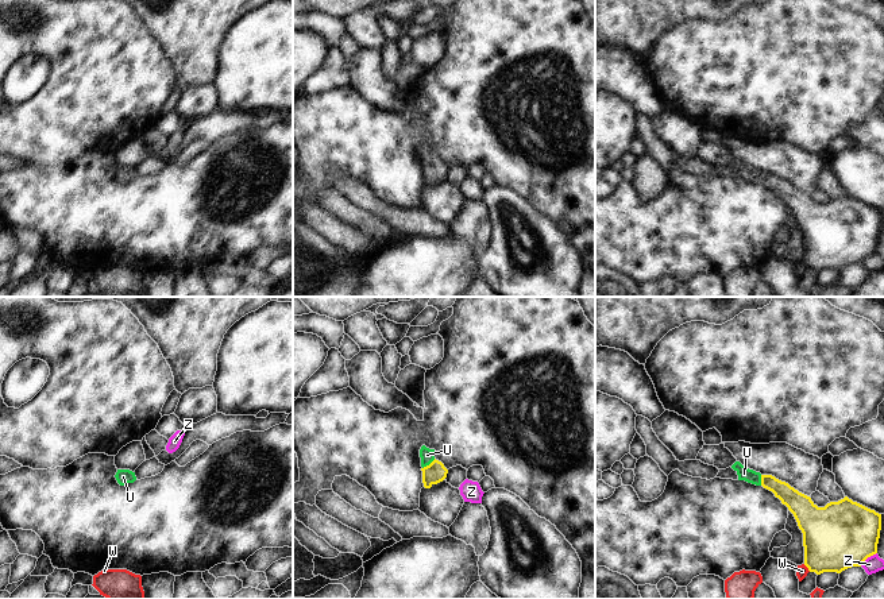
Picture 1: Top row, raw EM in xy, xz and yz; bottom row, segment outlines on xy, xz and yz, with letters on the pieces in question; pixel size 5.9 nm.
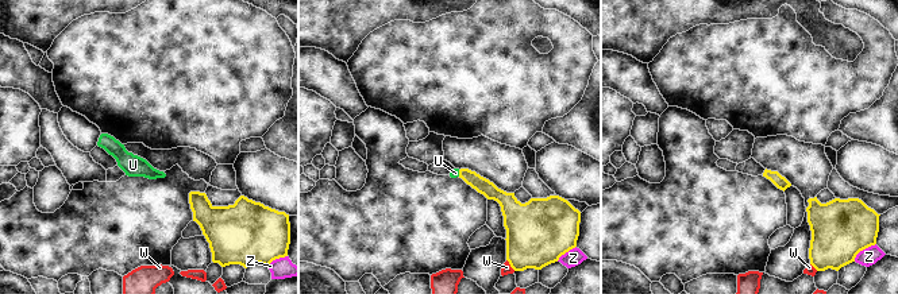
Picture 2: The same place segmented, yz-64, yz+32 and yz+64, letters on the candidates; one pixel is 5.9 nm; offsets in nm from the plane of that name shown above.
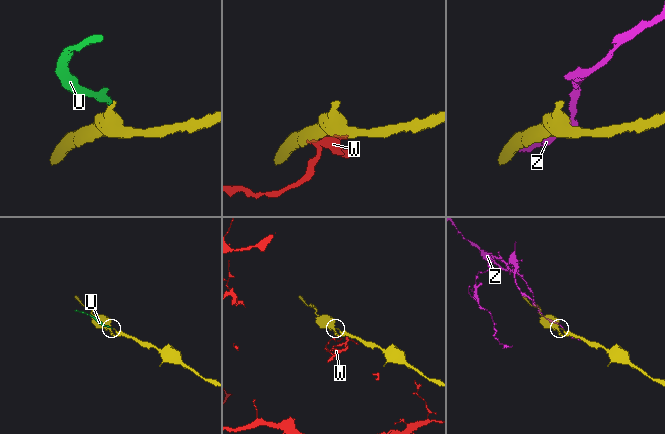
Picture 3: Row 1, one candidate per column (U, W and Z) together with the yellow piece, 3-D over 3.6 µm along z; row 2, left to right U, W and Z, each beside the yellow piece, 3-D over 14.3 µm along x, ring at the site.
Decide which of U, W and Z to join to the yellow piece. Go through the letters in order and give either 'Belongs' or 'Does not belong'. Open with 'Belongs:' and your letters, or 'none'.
Belongs: U
U: Belongs
W: Does not belong
Z: Does not belong.

